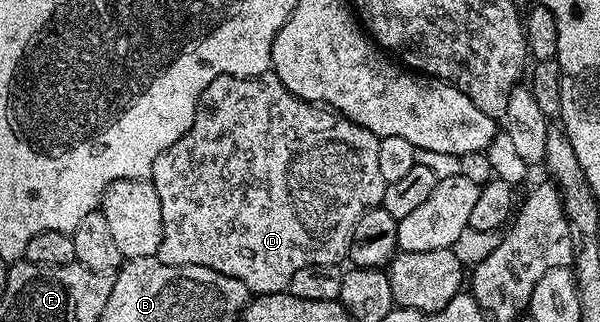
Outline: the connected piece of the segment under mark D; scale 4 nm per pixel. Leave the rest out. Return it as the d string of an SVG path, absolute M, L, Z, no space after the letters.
M274 73L258 75L252 79L222 75L209 81L209 85L201 93L198 105L193 109L189 129L153 161L150 183L156 187L157 197L160 198L163 222L163 236L157 258L165 265L205 265L229 277L237 277L237 281L241 281L246 285L248 292L255 295L286 292L289 281L293 273L297 273L297 269L305 269L309 265L342 264L342 259L348 258L347 250L357 221L370 207L378 207L383 202L385 184L381 177L381 168L377 165L379 140L380 136L357 125L352 119L346 119L338 111L298 99L293 93L289 93L289 89L285 89L285 85L281 85Z

